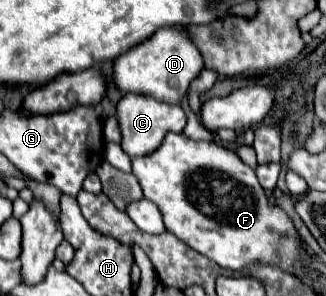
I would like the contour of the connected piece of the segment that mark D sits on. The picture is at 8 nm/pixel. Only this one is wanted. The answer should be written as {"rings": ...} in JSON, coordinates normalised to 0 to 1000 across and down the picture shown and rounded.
{"rings":[[[558,84],[485,98],[454,139],[411,152],[380,193],[362,193],[350,213],[350,274],[380,314],[442,314],[466,321],[485,341],[546,348],[571,314],[583,280],[626,233],[626,206],[595,139],[577,125]]]}

